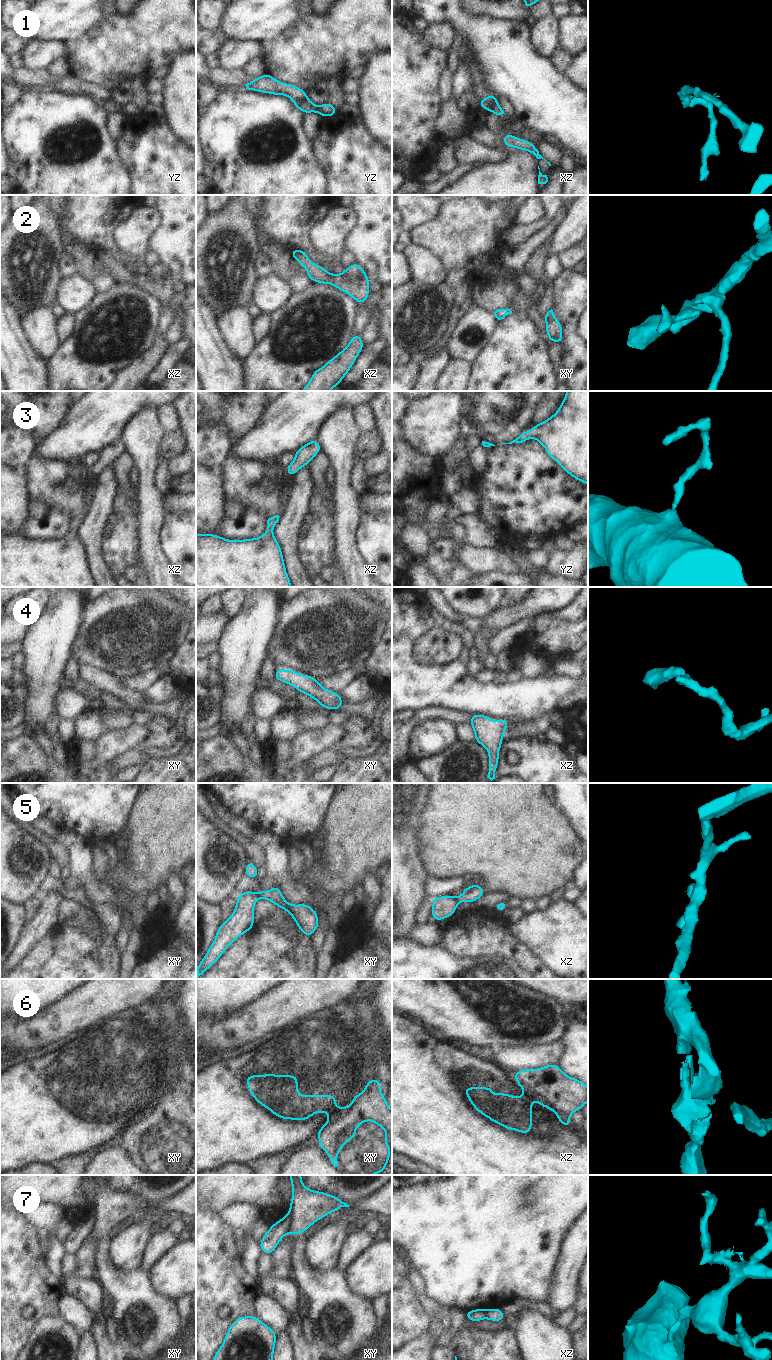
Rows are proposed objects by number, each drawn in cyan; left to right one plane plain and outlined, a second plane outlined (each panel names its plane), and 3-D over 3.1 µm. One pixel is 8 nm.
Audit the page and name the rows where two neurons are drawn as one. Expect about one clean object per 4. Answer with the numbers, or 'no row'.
1, 5, 6, 7

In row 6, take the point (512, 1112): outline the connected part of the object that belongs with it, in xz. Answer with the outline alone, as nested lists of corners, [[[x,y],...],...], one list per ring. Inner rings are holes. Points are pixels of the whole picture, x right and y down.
[[[519,1086],[524,1091],[522,1086]],[[465,1087],[464,1093],[468,1096],[472,1106],[493,1123],[497,1123],[509,1131],[515,1129],[522,1135],[532,1130],[532,1099],[526,1091],[522,1097],[508,1093],[493,1094],[492,1087]]]

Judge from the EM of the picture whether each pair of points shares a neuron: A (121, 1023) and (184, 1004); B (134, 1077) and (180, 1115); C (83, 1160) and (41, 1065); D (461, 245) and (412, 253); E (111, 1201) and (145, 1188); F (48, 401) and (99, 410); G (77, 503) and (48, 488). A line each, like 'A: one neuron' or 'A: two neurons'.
A: two neurons
B: two neurons
C: two neurons
D: two neurons
E: two neurons
F: two neurons
G: one neuron

